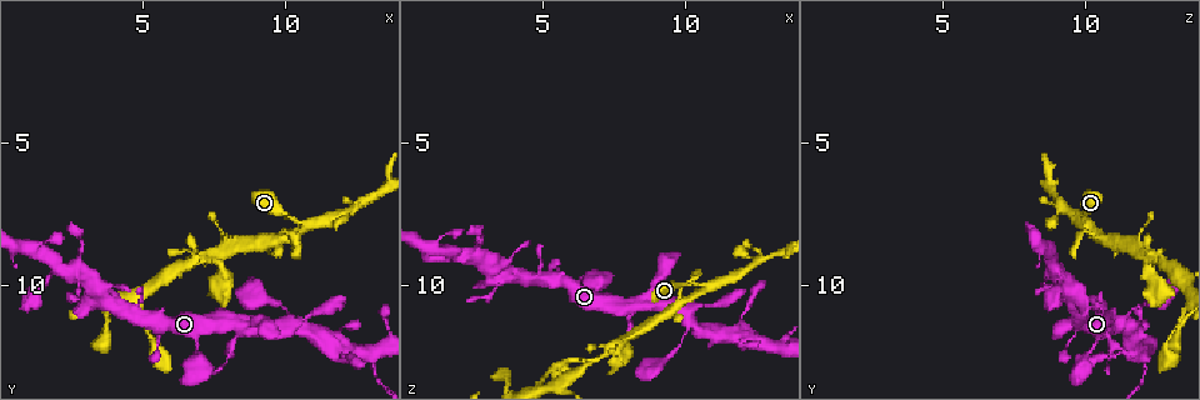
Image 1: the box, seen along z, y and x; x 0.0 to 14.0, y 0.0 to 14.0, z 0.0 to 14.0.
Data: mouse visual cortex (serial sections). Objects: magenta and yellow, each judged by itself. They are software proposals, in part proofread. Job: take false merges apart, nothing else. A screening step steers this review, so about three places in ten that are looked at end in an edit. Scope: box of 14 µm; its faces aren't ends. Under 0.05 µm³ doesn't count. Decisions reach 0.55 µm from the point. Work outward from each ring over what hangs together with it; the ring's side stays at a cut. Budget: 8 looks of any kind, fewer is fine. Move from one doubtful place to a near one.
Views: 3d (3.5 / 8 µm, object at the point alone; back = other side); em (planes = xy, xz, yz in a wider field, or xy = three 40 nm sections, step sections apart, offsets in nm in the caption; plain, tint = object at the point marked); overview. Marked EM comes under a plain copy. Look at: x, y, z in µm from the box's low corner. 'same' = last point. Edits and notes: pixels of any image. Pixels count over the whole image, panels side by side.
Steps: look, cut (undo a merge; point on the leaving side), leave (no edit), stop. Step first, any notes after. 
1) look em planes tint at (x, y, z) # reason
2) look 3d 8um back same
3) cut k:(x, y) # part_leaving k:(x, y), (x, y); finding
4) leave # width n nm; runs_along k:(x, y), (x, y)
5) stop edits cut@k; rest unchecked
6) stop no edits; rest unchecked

look 3d 8um at (10.8, 7.9, 10.0) # sudden change in width

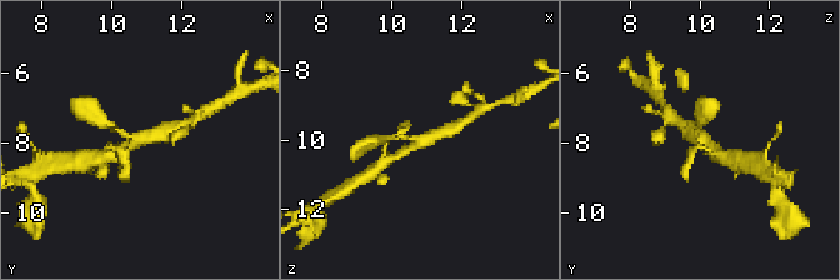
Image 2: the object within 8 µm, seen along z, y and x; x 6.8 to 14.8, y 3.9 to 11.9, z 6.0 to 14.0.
look em planes tint at (10.7, 8.0, 10.0) # arms 3; arm_widths 150, 250, 350 nm; need the tissue

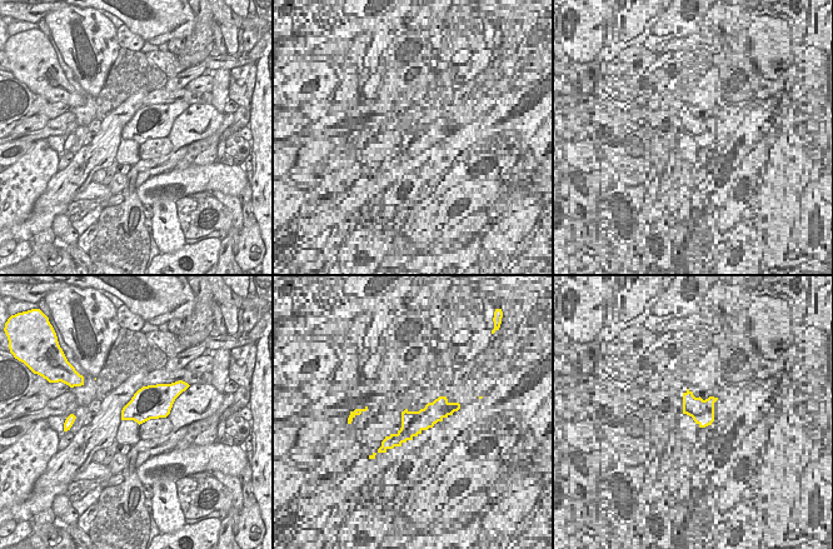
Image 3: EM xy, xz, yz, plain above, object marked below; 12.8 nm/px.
leave # runs_along 2:(699, 121), (698, 138), (719, 153); one cell here

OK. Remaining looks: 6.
look 3d 3.5um at (12.8, 12.3, 12.1) # abrupt turn

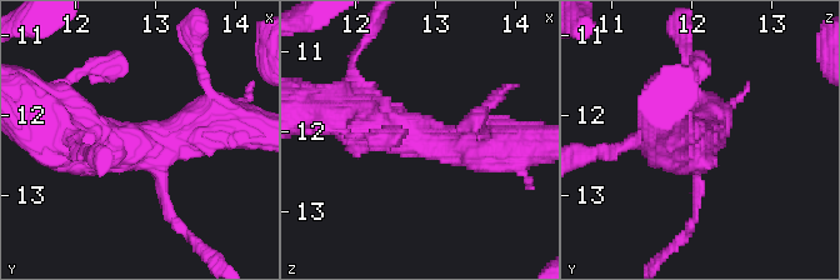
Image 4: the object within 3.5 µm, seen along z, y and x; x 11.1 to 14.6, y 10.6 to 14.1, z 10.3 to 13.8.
look em xy step 3 tint at (12.90, 12.40, 12.10) # now the EM

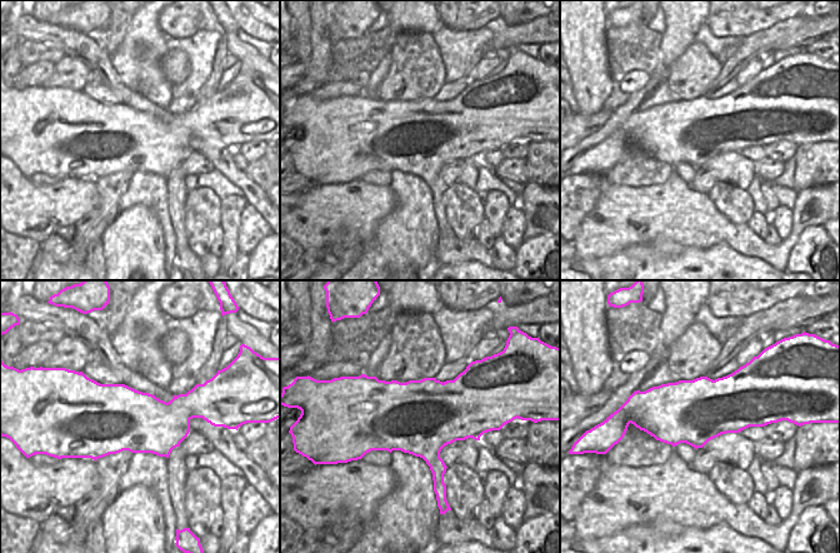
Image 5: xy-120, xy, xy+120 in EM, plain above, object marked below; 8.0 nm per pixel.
leave # arm_widths 100, 500, 700 nm; runs_along 4:(350, 110), (430, 143), (491, 146); all the same cell

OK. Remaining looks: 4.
look 3d 3.5um at (6.8, 9.0, 12.6) # thin neck

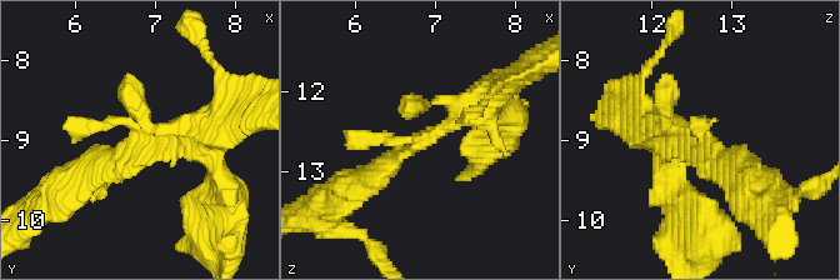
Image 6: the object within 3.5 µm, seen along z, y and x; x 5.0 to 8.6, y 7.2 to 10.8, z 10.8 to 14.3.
look em xy step 3 tint at (6.90, 9.05, 12.60)

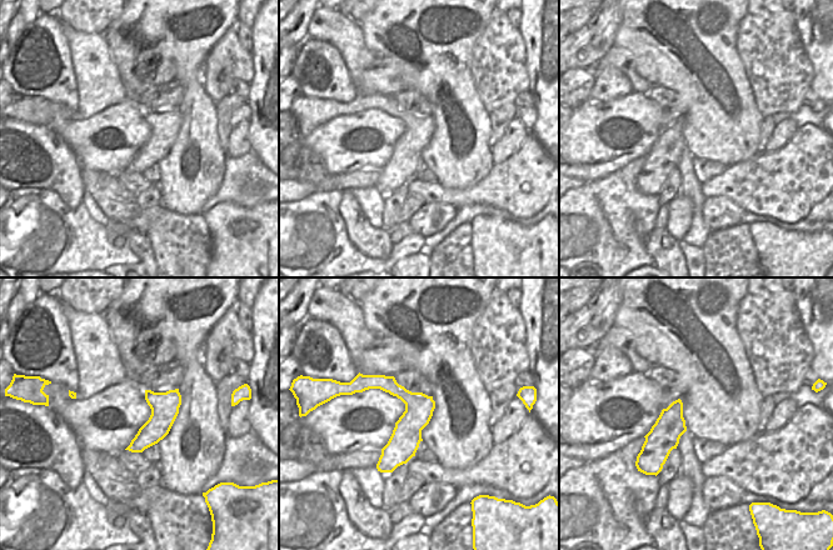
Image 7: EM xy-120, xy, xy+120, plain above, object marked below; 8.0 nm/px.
leave # runs_along 7:(367, 379), (410, 403), (389, 469); one cell here

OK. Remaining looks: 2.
look 3d 3.5um at (4.9, 11.1, 13.3) # sudden change in width

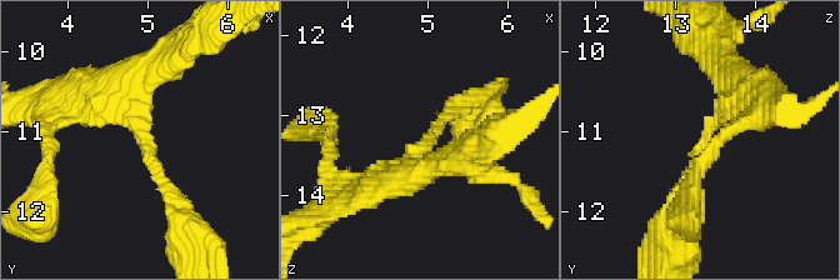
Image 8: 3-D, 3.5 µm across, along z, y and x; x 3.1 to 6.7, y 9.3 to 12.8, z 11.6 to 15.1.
look em xy step 2 tint at (4.90, 11.10, 13.40) # arm_widths 100, 350 nm; need the tissue

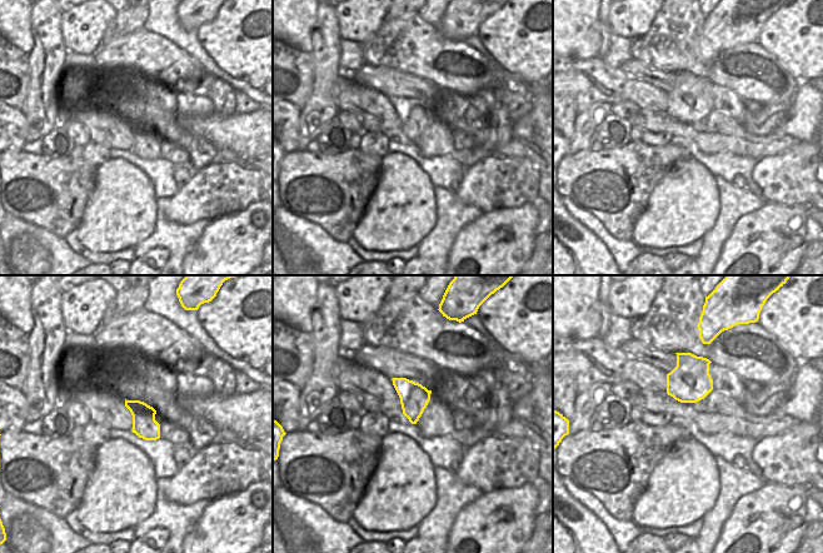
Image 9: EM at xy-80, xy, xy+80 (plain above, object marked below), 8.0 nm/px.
leave # runs_along 8:(721, 68), (729, 103), (670, 201); one cell here

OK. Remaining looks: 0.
stop no edits; rest unchecked

